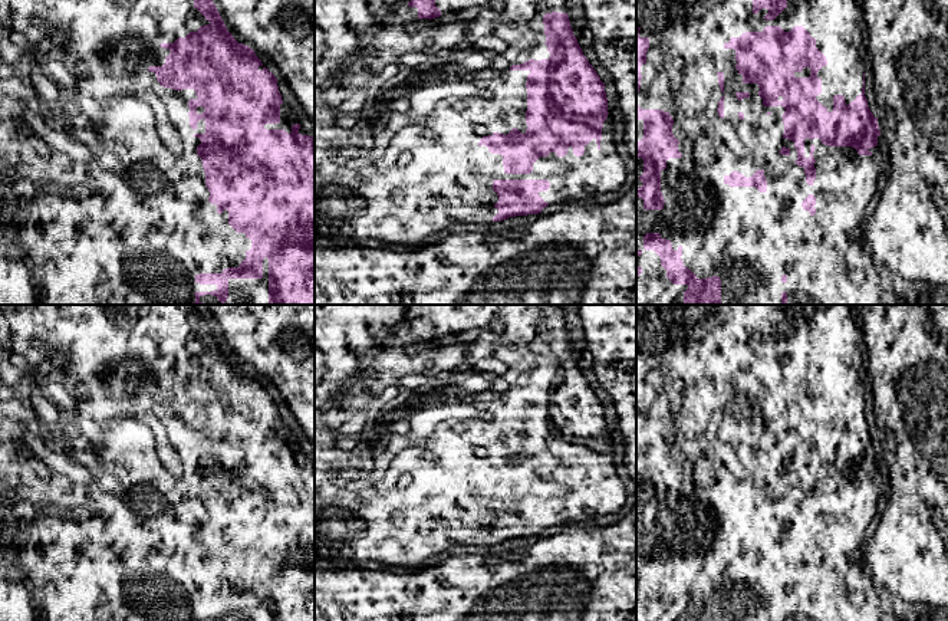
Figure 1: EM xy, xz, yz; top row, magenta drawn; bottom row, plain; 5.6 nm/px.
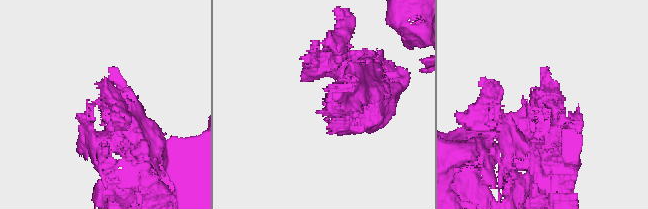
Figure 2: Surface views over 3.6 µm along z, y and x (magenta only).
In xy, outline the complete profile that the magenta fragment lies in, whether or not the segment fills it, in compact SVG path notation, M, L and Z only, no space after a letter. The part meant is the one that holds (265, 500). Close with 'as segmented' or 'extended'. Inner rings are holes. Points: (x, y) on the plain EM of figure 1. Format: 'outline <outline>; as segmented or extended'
outline M207 316L194 321L194 329L208 342L210 345L201 348L197 354L190 354L185 359L178 359L174 365L161 365L159 368L168 371L171 375L165 380L162 388L149 388L148 392L157 397L157 402L164 410L175 413L194 411L197 420L188 423L188 438L190 448L197 451L197 446L203 441L205 444L205 454L195 456L201 466L197 469L197 477L203 483L205 494L205 507L210 513L208 523L217 528L217 535L221 536L224 532L228 533L228 546L237 553L244 555L251 562L251 571L246 574L246 581L238 589L224 591L221 595L200 595L195 597L195 605L200 607L215 607L217 611L213 614L195 614L195 621L204 617L213 617L217 621L228 620L228 602L230 601L261 601L263 599L263 582L269 582L269 621L315 621L315 460L302 457L299 454L300 446L292 447L292 454L287 456L284 451L266 451L266 446L280 444L280 427L283 426L279 414L276 398L263 388L261 382L256 378L254 372L248 368L238 365L233 356L227 352L215 326Z; as segmented

